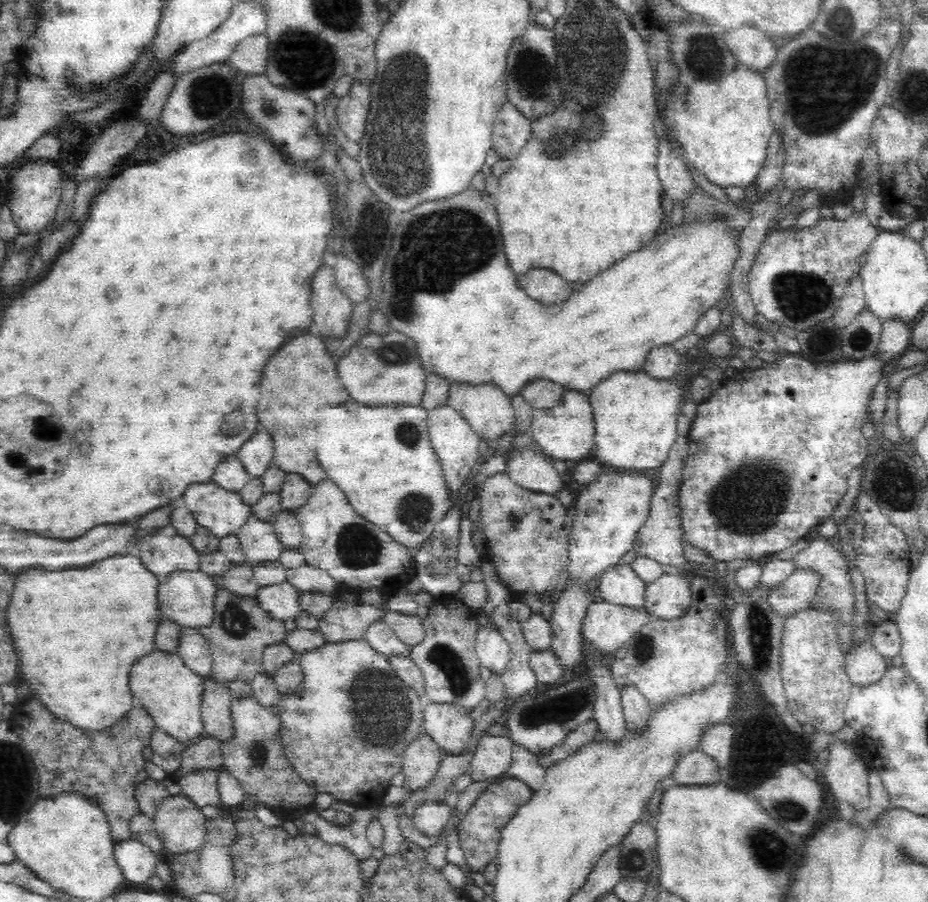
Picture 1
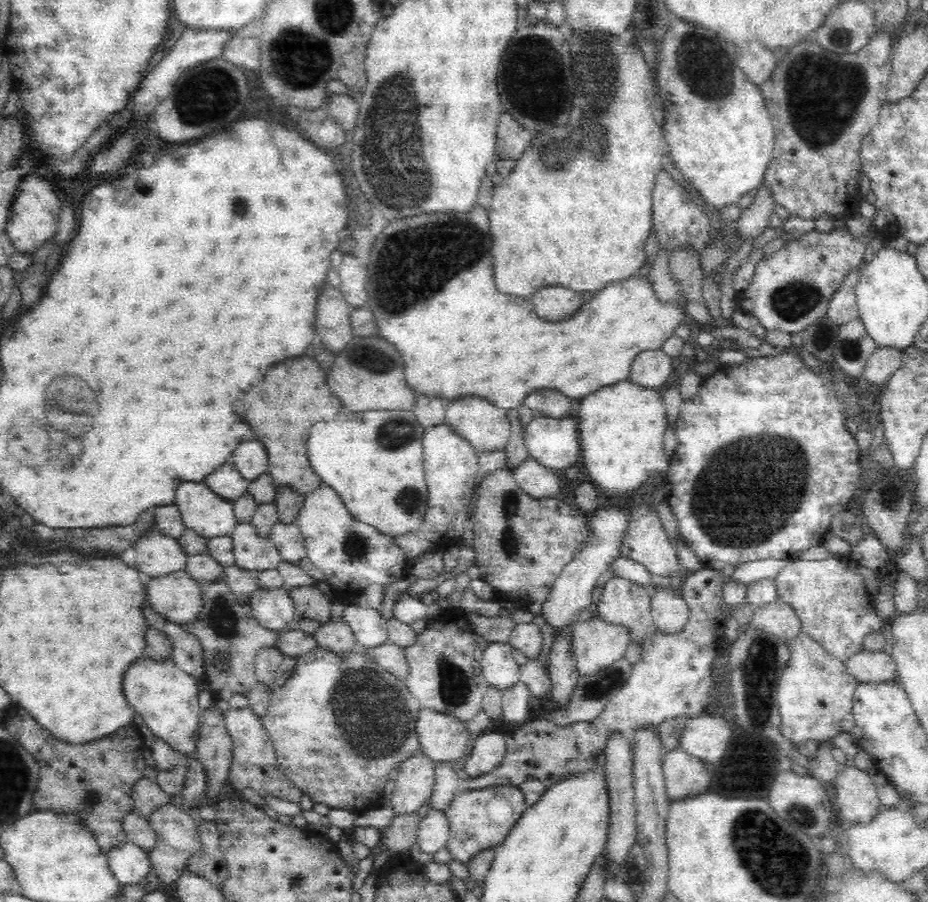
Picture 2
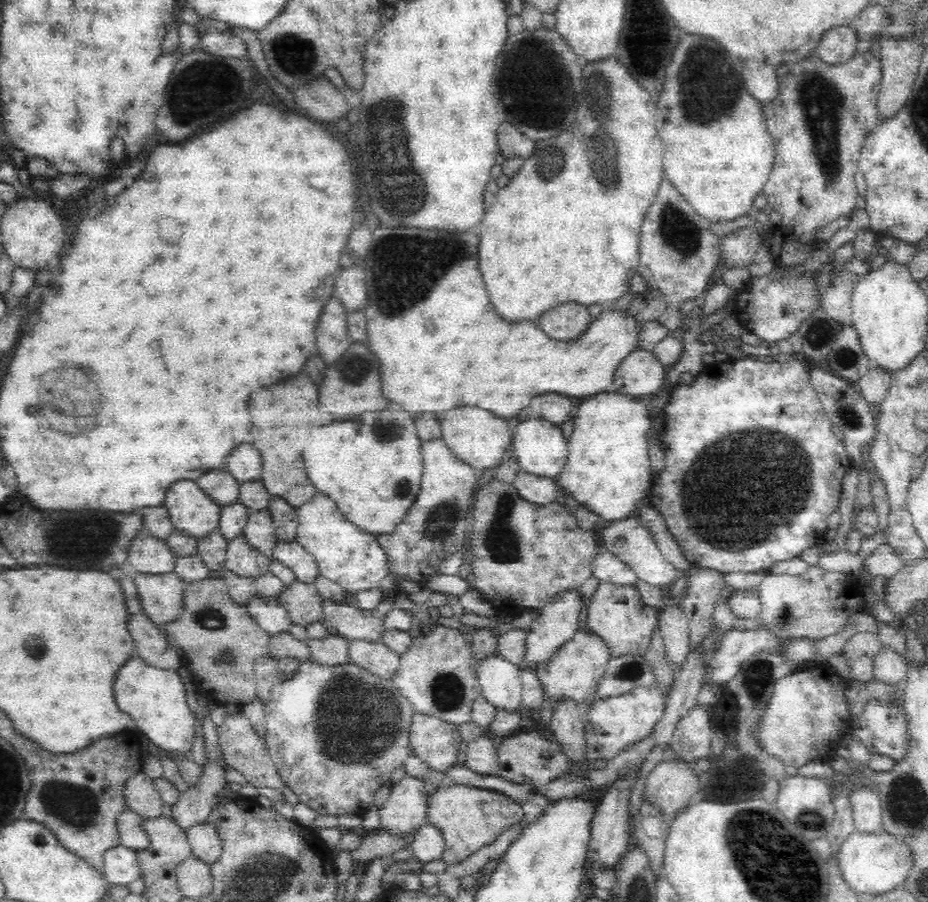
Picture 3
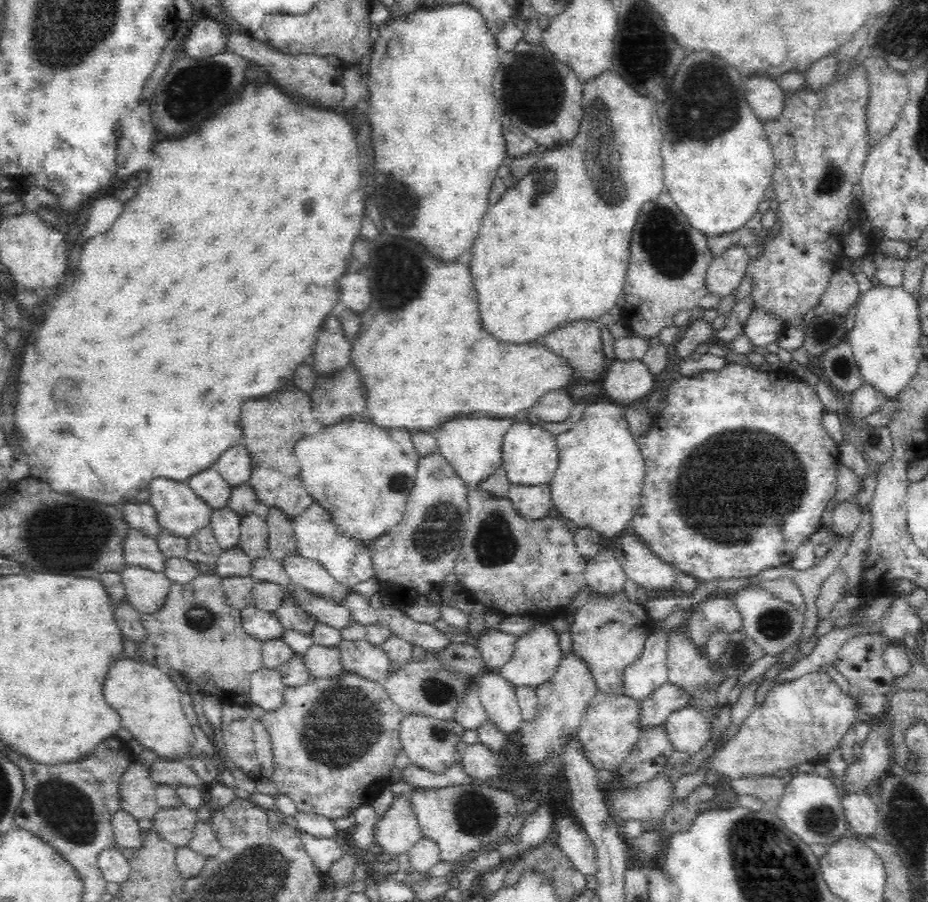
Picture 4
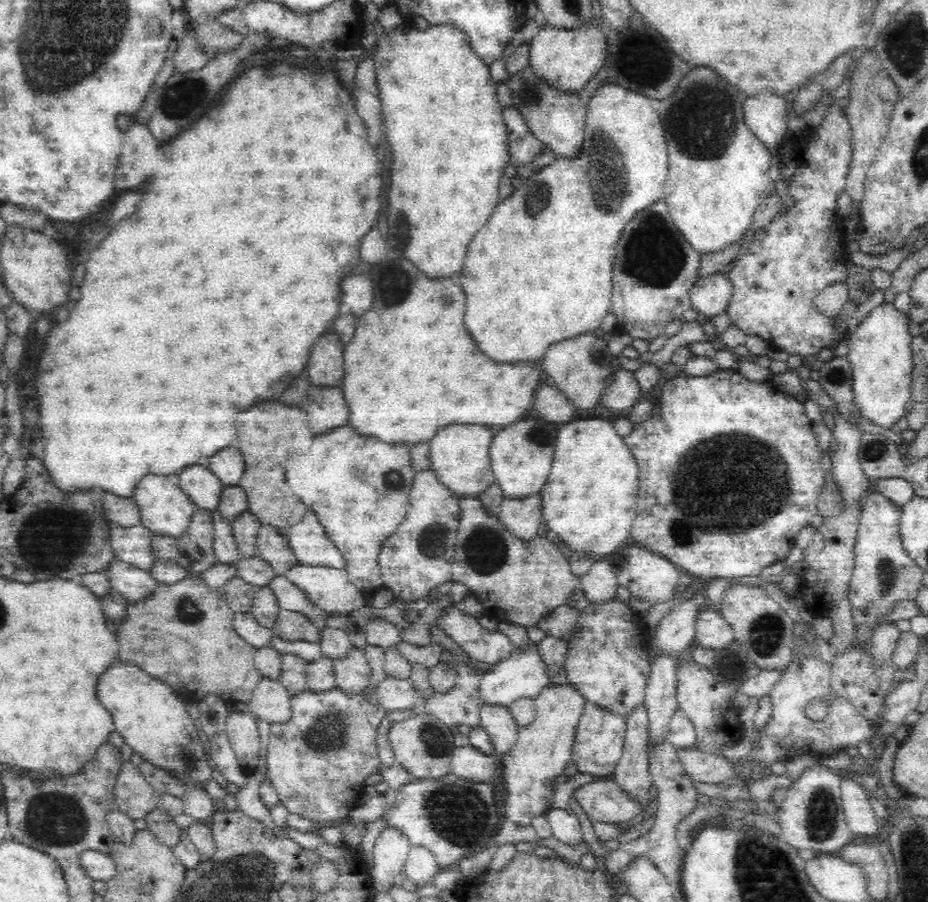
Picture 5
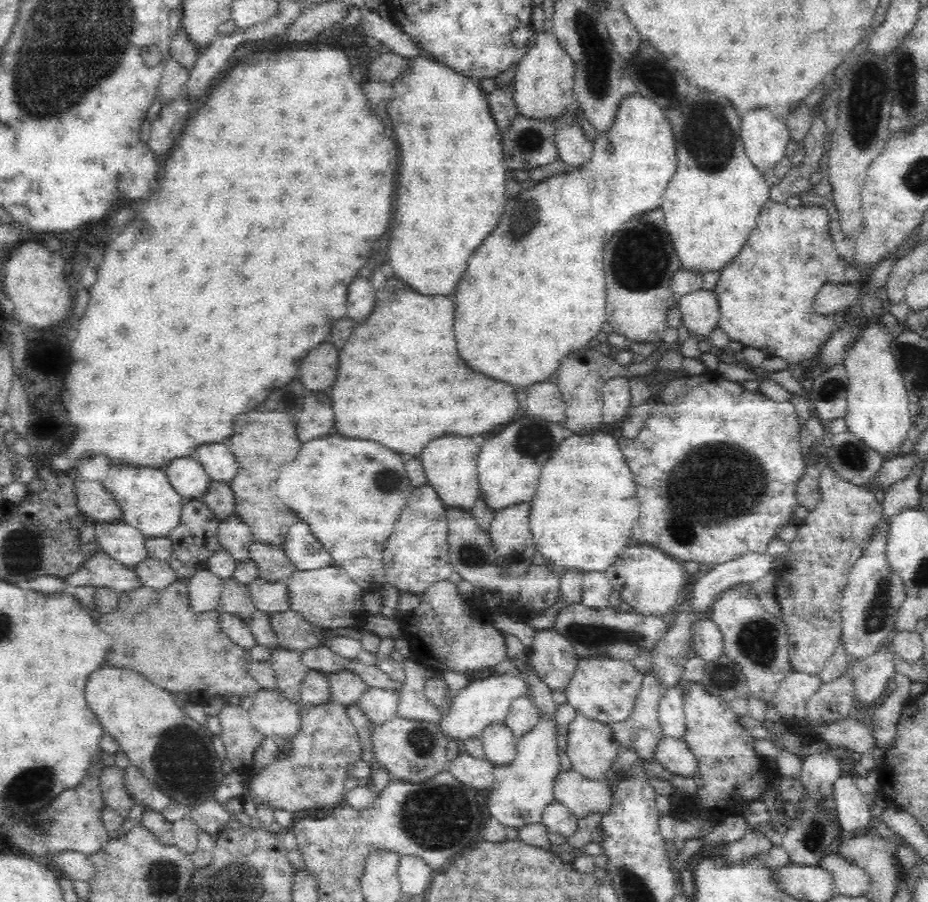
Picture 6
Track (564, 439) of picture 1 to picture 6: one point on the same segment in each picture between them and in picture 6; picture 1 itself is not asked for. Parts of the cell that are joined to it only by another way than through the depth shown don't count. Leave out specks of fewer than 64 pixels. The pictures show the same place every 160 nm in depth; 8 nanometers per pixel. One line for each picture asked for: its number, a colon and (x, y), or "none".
2: (552, 443)
3: (538, 447)
4: (528, 457)
5: (519, 457)
6: (509, 463)

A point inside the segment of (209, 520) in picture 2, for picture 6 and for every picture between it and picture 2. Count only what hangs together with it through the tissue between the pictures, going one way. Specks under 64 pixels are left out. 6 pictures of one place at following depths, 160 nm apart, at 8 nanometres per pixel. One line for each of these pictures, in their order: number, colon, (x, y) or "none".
3: (190, 510)
4: (178, 511)
5: (164, 509)
6: (146, 502)

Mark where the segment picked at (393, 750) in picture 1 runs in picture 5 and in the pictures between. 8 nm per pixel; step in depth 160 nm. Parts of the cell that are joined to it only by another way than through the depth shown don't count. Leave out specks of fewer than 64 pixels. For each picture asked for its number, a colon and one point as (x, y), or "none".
2: (338, 726)
3: (335, 734)
4: (334, 741)
5: (317, 763)

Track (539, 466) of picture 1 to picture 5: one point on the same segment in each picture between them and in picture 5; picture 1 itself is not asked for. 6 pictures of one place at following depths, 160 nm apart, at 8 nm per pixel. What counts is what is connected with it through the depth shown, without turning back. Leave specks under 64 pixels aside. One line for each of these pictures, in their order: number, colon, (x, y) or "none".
2: (538, 483)
3: (539, 491)
4: (530, 504)
5: (521, 519)

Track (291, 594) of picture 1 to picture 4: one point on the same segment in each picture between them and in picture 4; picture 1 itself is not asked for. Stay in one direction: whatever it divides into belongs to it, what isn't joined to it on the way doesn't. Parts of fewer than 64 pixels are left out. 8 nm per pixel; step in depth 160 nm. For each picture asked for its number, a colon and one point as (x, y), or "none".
2: (273, 610)
3: (271, 618)
4: (261, 626)

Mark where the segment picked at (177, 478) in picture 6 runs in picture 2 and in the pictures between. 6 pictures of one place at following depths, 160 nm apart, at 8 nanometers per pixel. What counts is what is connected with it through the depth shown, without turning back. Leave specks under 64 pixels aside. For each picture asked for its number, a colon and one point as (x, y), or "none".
2: (226, 482)
3: (222, 488)
4: (210, 486)
5: (203, 488)

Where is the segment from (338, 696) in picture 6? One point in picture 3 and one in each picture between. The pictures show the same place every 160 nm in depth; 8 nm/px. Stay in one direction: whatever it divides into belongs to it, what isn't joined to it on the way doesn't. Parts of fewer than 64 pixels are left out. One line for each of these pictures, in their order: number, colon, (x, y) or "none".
3: (375, 657)
4: (360, 658)
5: (351, 674)

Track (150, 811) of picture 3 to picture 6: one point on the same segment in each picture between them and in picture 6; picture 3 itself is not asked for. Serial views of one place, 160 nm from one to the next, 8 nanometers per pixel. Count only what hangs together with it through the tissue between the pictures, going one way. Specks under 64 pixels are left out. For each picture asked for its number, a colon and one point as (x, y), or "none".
4: (136, 792)
5: (131, 795)
6: (110, 787)

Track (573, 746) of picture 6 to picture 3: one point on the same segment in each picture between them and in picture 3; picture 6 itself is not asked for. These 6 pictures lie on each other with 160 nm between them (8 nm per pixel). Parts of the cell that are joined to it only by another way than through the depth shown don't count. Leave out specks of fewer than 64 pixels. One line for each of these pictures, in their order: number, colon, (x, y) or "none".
3: (613, 724)
4: (607, 733)
5: (599, 738)

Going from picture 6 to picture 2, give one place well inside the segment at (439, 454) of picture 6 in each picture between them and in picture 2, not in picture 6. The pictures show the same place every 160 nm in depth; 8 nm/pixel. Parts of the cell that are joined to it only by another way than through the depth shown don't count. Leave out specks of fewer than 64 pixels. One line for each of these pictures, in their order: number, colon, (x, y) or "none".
2: (485, 428)
3: (477, 438)
4: (470, 445)
5: (458, 453)

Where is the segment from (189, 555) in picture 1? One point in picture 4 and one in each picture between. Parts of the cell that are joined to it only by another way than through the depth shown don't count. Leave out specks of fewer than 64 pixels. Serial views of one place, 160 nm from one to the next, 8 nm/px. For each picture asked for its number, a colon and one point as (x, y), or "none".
2: (157, 555)
3: (147, 553)
4: (137, 548)

